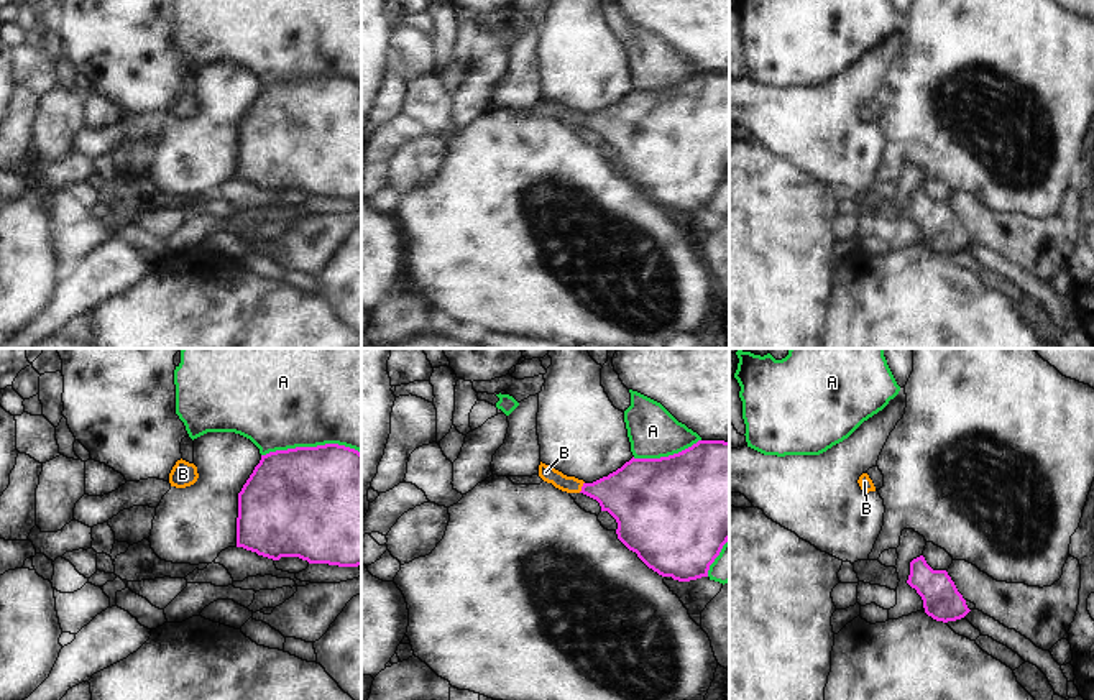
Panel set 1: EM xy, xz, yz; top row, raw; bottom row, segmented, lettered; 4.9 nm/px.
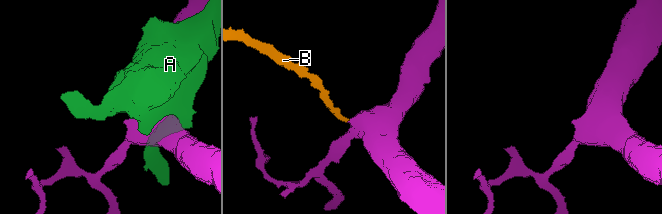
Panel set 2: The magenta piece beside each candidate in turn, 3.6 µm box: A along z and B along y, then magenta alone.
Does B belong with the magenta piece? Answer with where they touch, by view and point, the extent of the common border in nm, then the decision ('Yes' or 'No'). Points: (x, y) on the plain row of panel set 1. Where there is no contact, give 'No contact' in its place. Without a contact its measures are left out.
Touches magenta at xz (582, 119). Shared border 60 nm. Yes.

